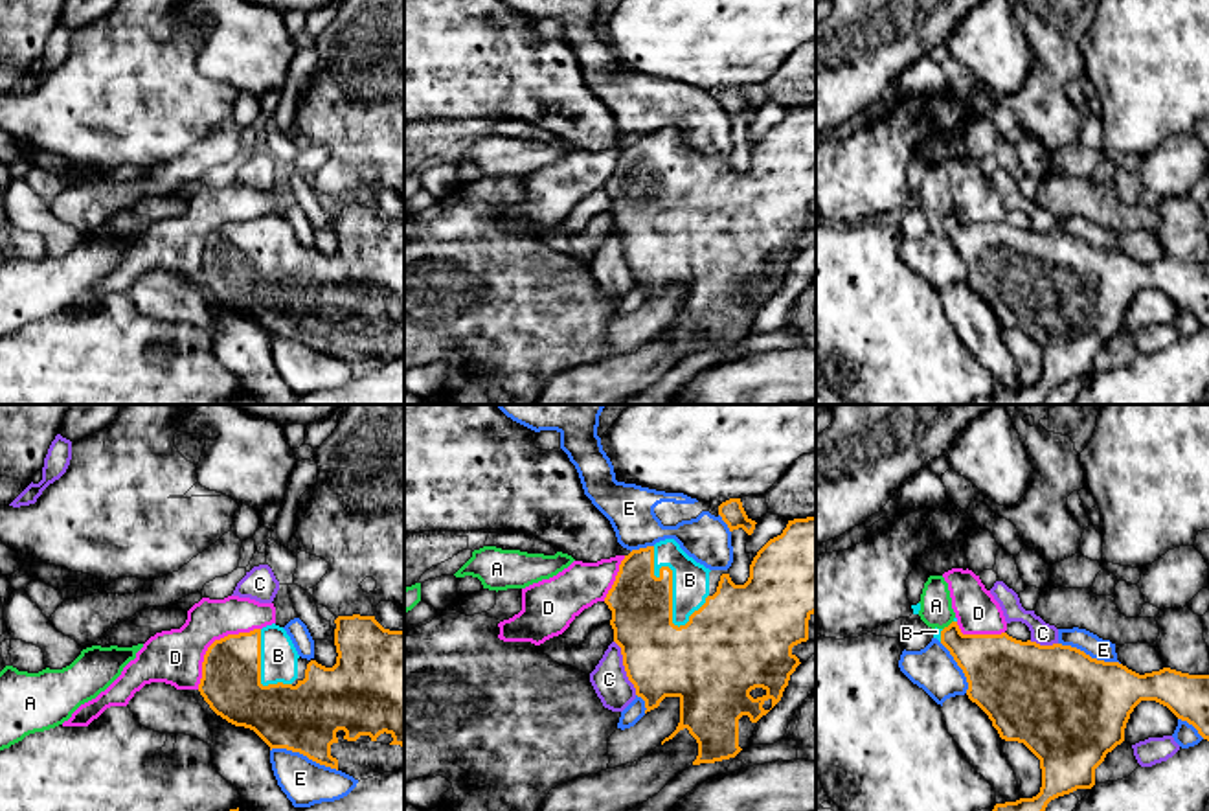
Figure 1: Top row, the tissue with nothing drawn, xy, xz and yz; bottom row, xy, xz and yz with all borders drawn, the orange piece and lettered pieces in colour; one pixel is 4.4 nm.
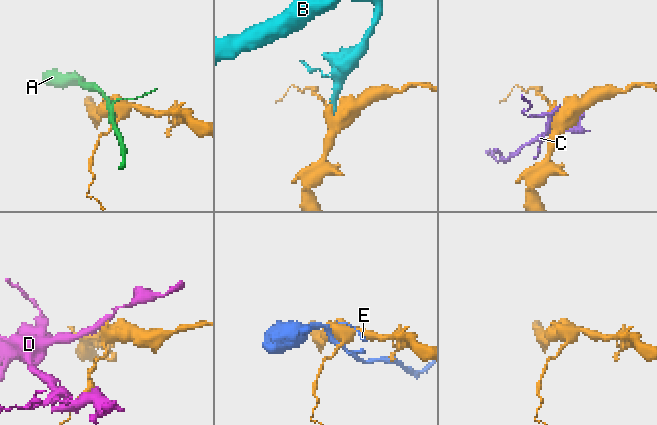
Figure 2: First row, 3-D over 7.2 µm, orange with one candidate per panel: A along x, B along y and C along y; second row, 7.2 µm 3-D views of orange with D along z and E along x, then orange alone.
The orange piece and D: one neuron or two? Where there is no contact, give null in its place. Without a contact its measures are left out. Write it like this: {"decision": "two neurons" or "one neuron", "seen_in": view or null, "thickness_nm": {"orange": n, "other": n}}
{"decision": "two neurons", "seen_in": "xy", "thickness_nm": {"orange": 260, "other": 240}}

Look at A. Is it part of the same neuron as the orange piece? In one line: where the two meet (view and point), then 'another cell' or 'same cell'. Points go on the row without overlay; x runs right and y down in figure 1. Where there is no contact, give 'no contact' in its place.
yz (949, 214) | another cell

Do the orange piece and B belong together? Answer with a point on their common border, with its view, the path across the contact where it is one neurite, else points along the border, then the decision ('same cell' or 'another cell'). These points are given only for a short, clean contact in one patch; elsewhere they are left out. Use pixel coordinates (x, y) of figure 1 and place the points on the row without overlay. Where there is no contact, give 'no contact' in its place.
xz (671, 166) | same cell

